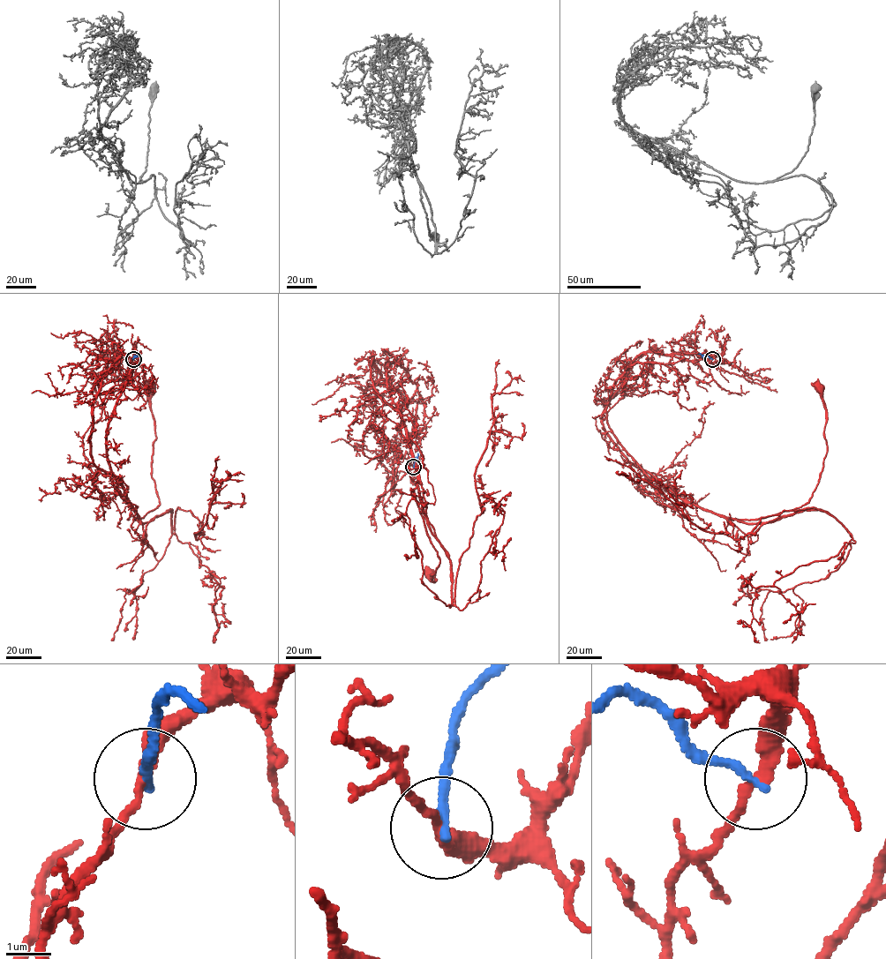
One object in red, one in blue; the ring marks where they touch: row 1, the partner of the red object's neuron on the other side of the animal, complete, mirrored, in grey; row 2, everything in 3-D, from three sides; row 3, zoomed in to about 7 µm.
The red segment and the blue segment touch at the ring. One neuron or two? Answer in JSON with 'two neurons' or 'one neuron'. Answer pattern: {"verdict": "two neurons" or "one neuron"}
{"verdict": "two neurons"}

